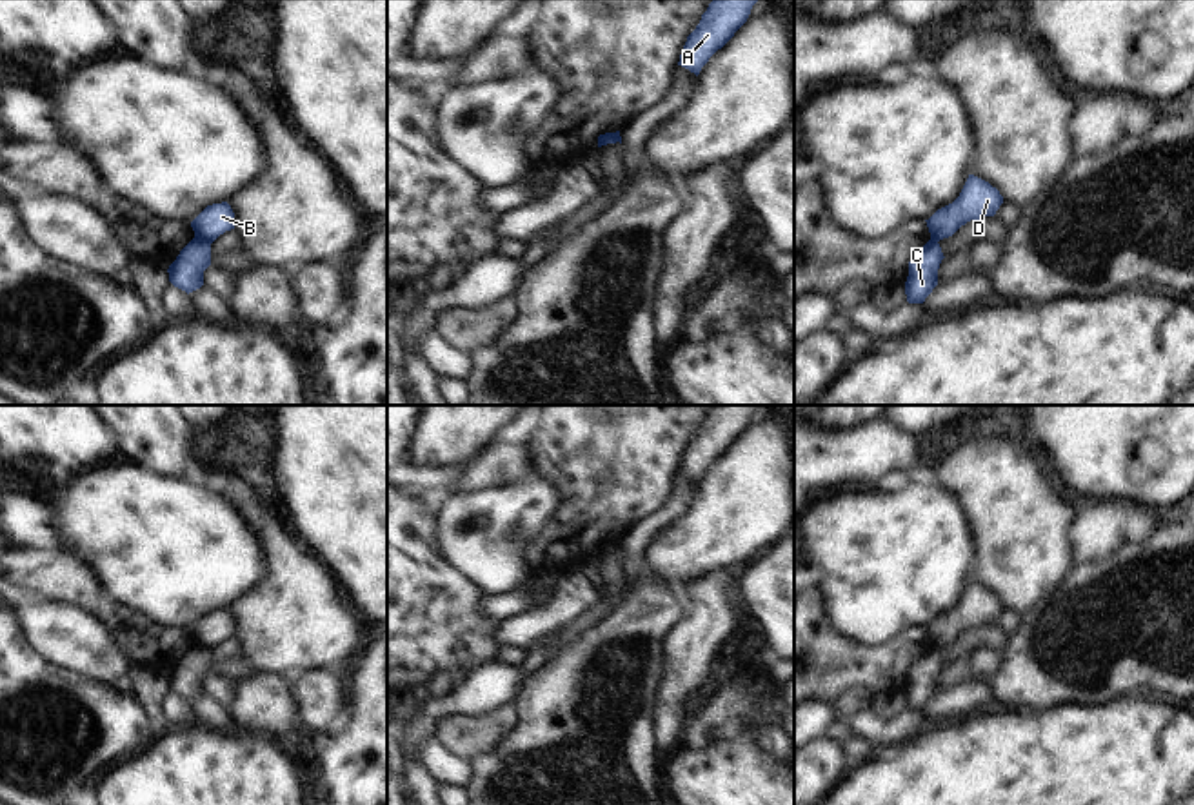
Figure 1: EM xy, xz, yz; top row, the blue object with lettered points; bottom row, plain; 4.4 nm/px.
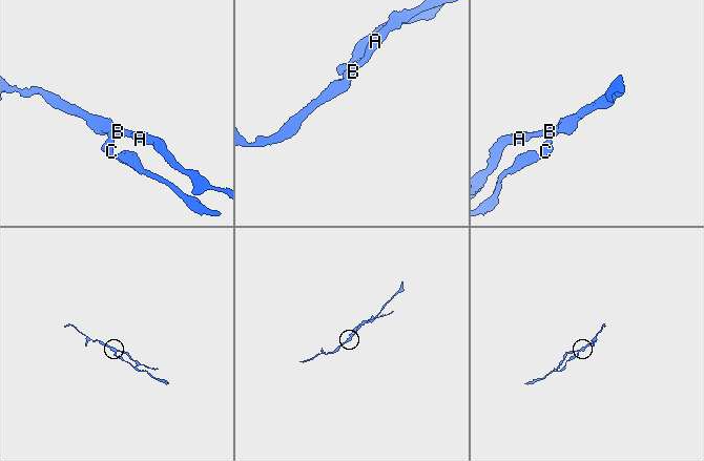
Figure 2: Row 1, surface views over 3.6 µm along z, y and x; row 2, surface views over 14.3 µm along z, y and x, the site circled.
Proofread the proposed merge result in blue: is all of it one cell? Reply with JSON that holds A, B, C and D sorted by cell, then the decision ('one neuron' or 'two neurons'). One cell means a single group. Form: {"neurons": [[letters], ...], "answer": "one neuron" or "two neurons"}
{"neurons": [["A", "B", "D"], ["C"]], "answer": "two neurons"}

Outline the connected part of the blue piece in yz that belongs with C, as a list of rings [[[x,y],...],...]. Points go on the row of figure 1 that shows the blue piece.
[[[932,238],[912,256],[905,282],[909,303],[923,303],[932,293],[938,285],[938,269],[943,258],[940,243]]]

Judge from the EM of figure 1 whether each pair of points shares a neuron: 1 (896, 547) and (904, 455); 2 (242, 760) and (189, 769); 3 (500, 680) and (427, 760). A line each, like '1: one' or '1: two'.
1: two
2: one
3: two

